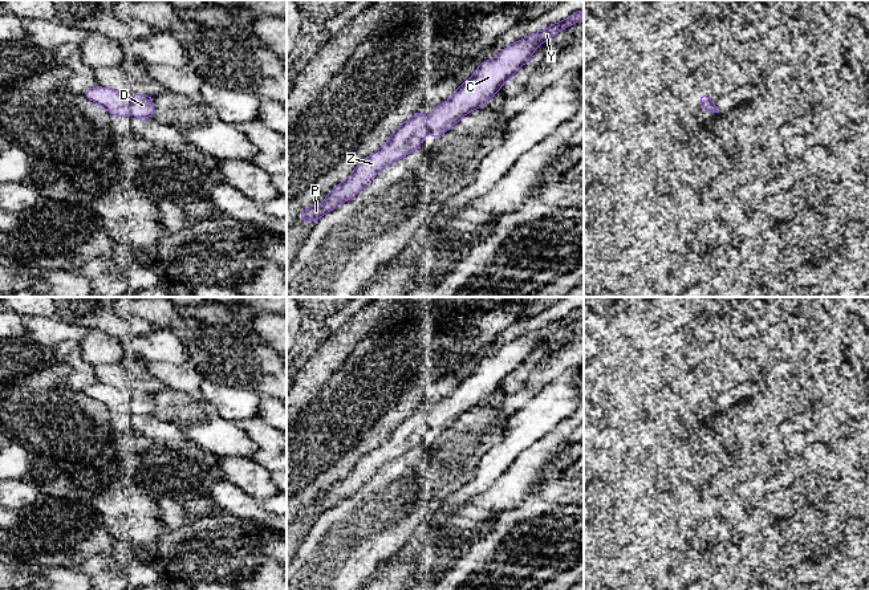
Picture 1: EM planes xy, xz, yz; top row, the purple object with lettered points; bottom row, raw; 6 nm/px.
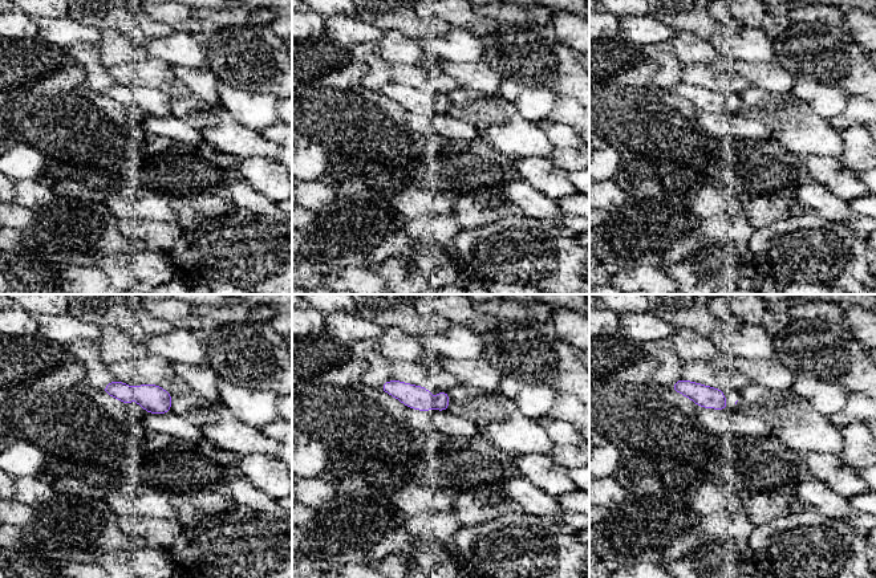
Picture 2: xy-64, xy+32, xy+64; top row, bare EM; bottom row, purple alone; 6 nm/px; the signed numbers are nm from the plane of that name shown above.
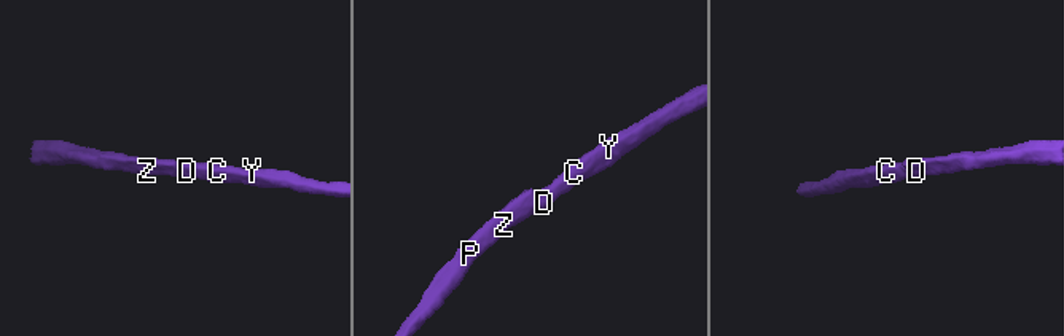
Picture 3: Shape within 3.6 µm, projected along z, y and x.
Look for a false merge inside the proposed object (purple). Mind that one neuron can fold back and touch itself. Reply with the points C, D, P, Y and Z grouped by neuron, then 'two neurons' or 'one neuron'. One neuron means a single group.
groups C D P Y Z; one neuron

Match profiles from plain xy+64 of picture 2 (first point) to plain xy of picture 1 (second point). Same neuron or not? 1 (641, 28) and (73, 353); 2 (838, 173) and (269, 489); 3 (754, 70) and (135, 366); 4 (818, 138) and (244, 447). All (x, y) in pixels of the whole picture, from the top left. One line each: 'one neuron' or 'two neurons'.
1: two neurons
2: one neuron
3: two neurons
4: one neuron

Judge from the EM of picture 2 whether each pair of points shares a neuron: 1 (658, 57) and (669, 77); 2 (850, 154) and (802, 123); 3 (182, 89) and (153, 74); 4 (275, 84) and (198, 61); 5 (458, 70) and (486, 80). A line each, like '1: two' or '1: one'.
1: one
2: two
3: one
4: two
5: one

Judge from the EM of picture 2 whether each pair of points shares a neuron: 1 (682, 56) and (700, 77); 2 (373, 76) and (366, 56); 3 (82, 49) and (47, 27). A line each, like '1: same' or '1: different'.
1: different
2: same
3: different

